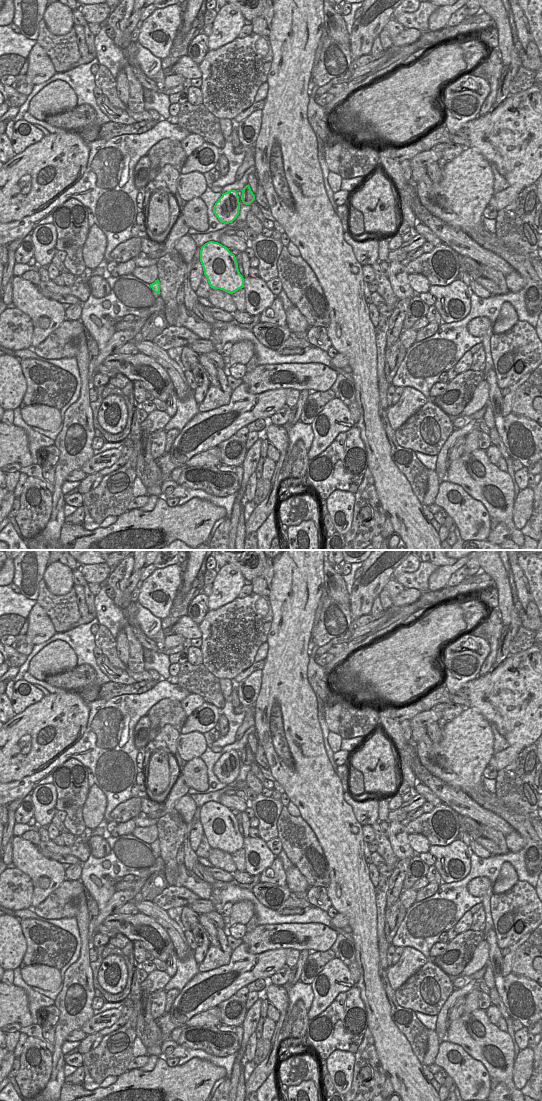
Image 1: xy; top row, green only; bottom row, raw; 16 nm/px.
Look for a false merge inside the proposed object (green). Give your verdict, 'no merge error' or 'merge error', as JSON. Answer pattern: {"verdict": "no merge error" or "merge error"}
{"verdict": "no merge error"}

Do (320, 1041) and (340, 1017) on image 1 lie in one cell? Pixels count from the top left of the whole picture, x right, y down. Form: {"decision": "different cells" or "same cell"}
{"decision": "same cell"}

